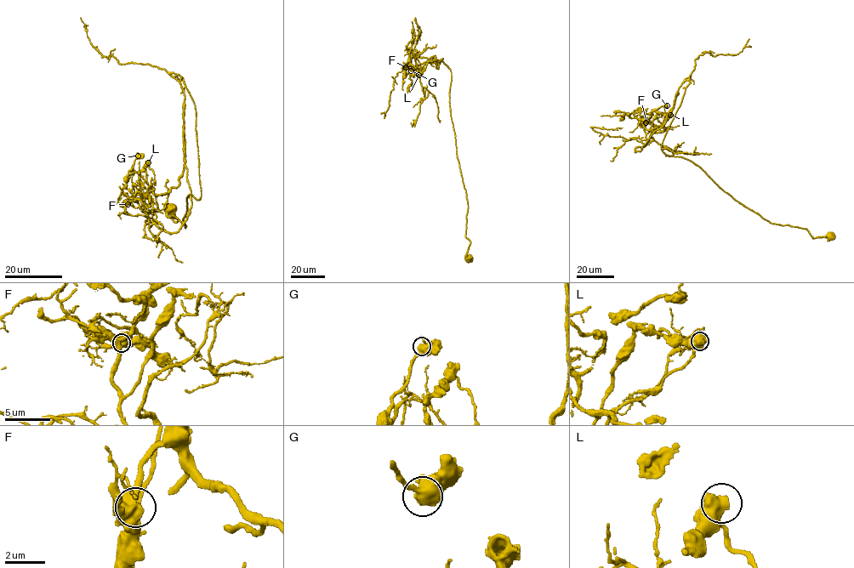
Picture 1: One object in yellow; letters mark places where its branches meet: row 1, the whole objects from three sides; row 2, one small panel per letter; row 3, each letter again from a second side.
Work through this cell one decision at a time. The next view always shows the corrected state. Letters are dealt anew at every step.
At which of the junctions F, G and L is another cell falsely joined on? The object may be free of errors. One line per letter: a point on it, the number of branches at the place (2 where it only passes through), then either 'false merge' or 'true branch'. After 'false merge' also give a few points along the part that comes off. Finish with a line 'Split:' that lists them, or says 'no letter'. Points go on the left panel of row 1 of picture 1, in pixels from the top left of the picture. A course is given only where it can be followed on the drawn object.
F: at (128, 204); 4 branches meet; true branch
G: at (138, 156); 3 branches meet; true branch
L: at (148, 162); 3 branches meet; true branch
Split: no letter

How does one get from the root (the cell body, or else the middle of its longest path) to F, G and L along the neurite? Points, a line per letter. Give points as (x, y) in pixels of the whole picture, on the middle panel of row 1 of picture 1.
F: (469, 258), (468, 204), (451, 117), (450, 69), (434, 61), (435, 56), (439, 68), (412, 54), (406, 67)
G: (469, 258), (450, 69), (435, 56), (439, 68), (416, 55), (403, 67), (411, 70)
L: (469, 258), (450, 69), (435, 56), (439, 68), (428, 60), (420, 76), (412, 66), (418, 75)

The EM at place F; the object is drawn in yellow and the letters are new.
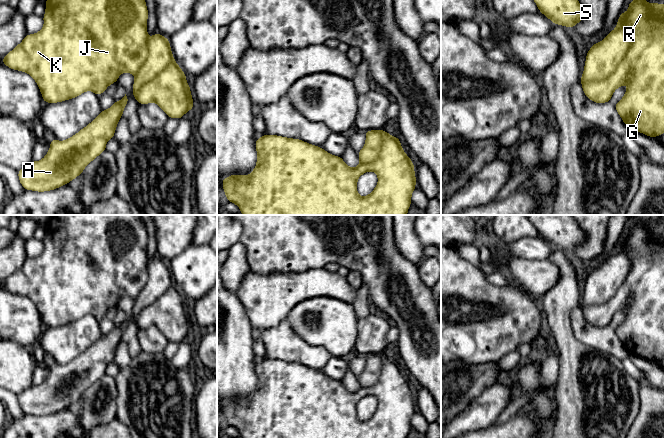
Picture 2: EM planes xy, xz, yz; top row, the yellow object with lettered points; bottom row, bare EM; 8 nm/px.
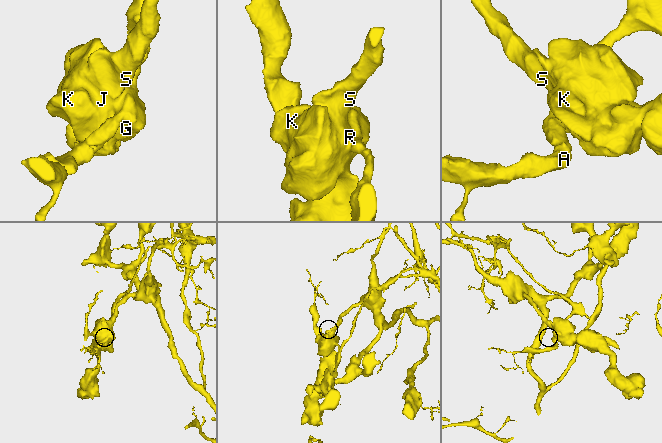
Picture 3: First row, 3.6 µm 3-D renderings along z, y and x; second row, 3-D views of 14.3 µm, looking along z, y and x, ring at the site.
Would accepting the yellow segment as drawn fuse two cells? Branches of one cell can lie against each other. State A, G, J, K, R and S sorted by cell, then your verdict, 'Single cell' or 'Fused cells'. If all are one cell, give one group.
Groups: A G J K R S. Single cell

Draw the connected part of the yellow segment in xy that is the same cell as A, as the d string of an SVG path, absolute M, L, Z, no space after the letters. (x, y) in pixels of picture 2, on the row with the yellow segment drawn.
M125 94L122 99L114 102L109 109L102 110L91 123L65 141L50 139L50 149L45 157L40 161L32 161L17 172L24 190L52 191L77 178L91 161L106 150L107 141L114 138L127 101Z

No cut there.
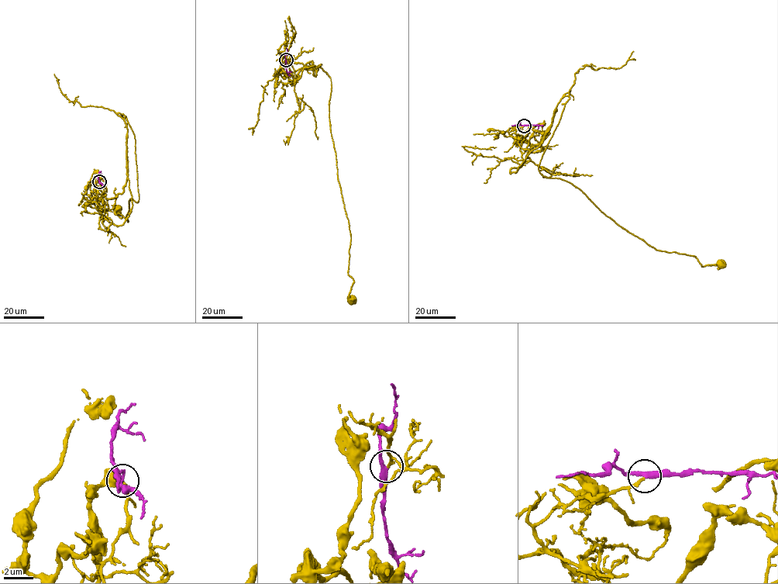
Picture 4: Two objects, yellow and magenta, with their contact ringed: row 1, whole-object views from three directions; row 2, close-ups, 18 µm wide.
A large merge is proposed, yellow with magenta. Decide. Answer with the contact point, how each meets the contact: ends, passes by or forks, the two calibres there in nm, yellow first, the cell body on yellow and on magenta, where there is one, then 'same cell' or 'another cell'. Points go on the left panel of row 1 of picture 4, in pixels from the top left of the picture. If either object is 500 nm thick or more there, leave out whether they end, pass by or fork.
at (99, 181); yellow ends there; magenta passes by; 200 nm thick on the yellow side, 320 nm on the other; cell body of yellow at (117, 208); no cell body on magenta; same cell

